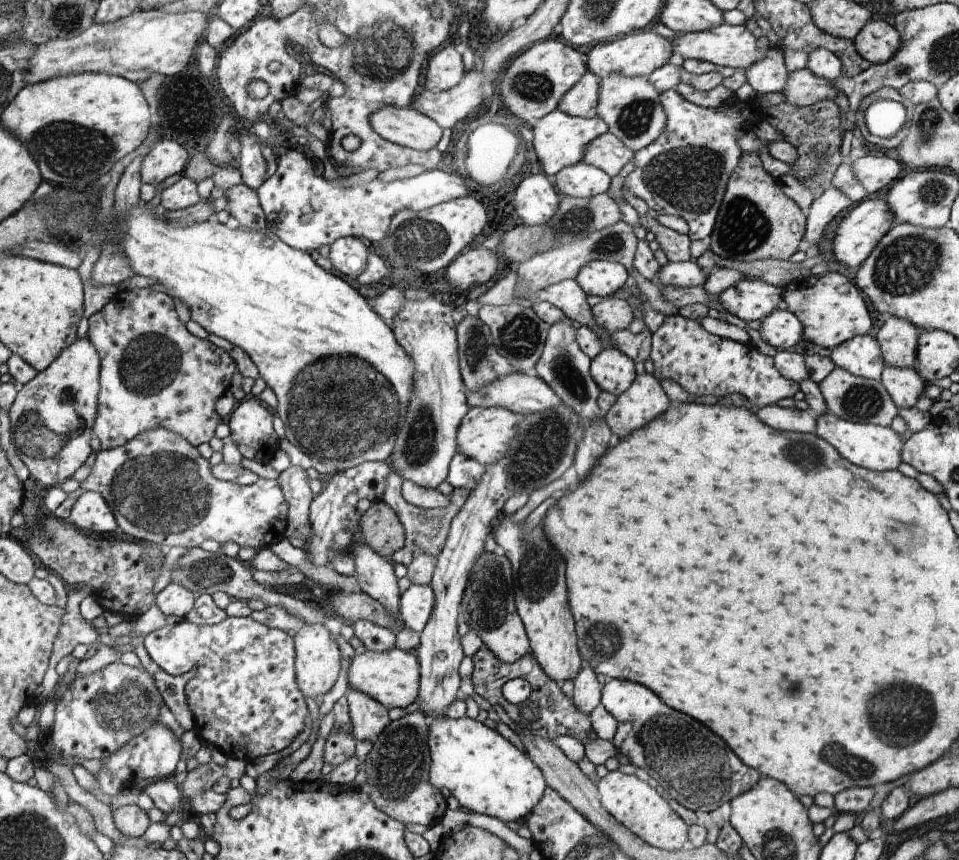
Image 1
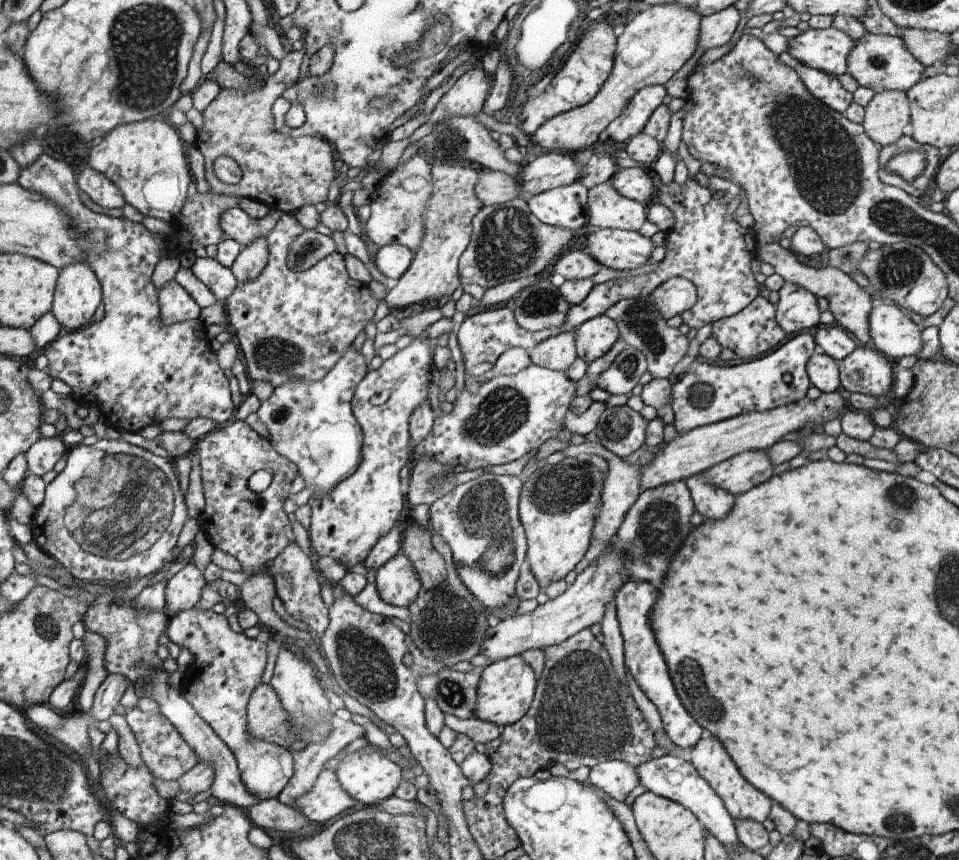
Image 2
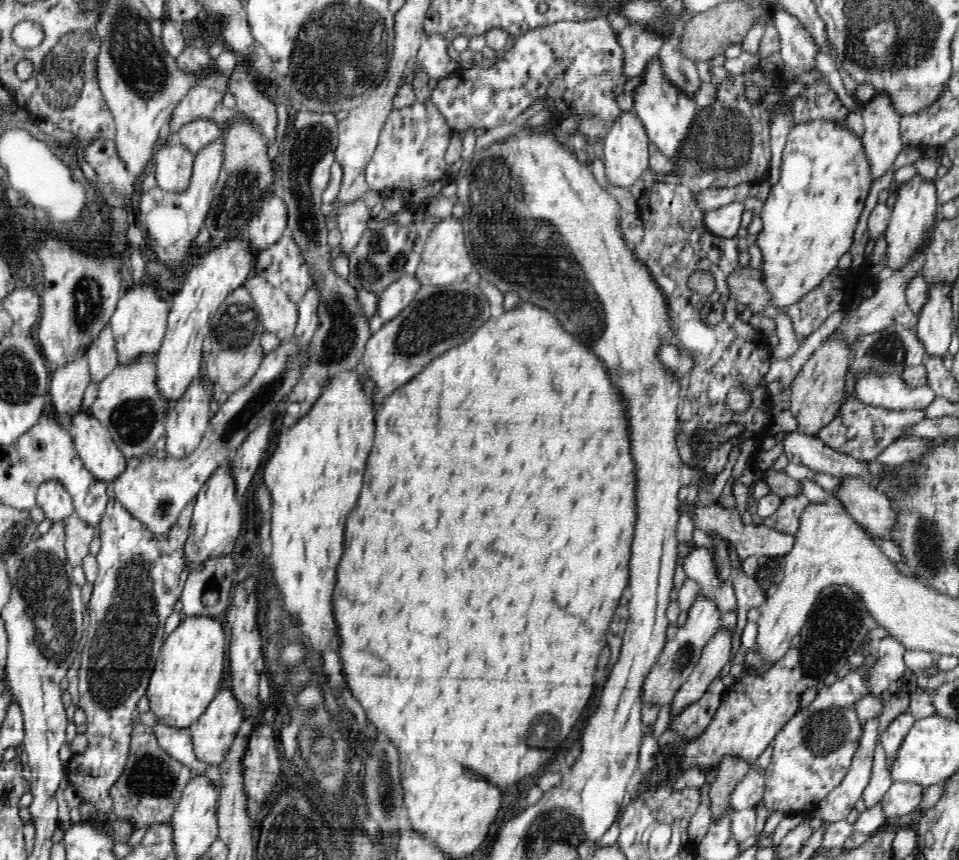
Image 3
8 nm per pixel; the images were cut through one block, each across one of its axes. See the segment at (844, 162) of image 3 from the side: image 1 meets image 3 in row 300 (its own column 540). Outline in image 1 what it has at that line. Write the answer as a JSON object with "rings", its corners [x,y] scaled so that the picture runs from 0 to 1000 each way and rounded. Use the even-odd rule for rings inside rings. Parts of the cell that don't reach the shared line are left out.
{"rings":[[[457,834],[447,840],[447,871],[450,890],[447,905],[454,915],[469,919],[475,937],[488,940],[491,944],[499,944],[520,951],[523,956],[546,956],[548,949],[557,942],[568,923],[571,910],[563,892],[551,880],[551,877],[539,871],[534,863],[521,856],[521,852],[509,841],[502,841],[491,834],[470,836]]]}

